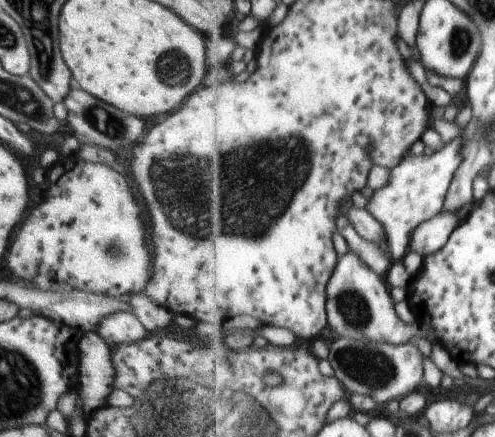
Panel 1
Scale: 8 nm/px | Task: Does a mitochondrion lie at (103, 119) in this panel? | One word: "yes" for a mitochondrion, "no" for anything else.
yes

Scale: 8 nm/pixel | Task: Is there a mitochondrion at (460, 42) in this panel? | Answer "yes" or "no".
yes

